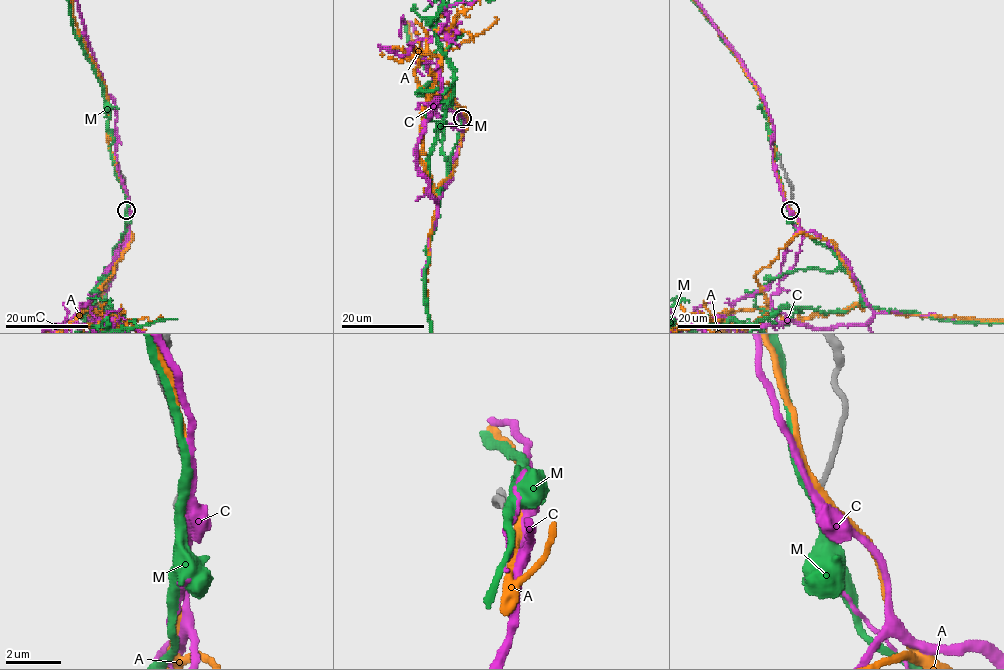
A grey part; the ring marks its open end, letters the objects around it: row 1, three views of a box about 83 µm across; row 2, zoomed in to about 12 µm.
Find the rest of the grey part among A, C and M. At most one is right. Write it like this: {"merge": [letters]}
{"merge": []}

